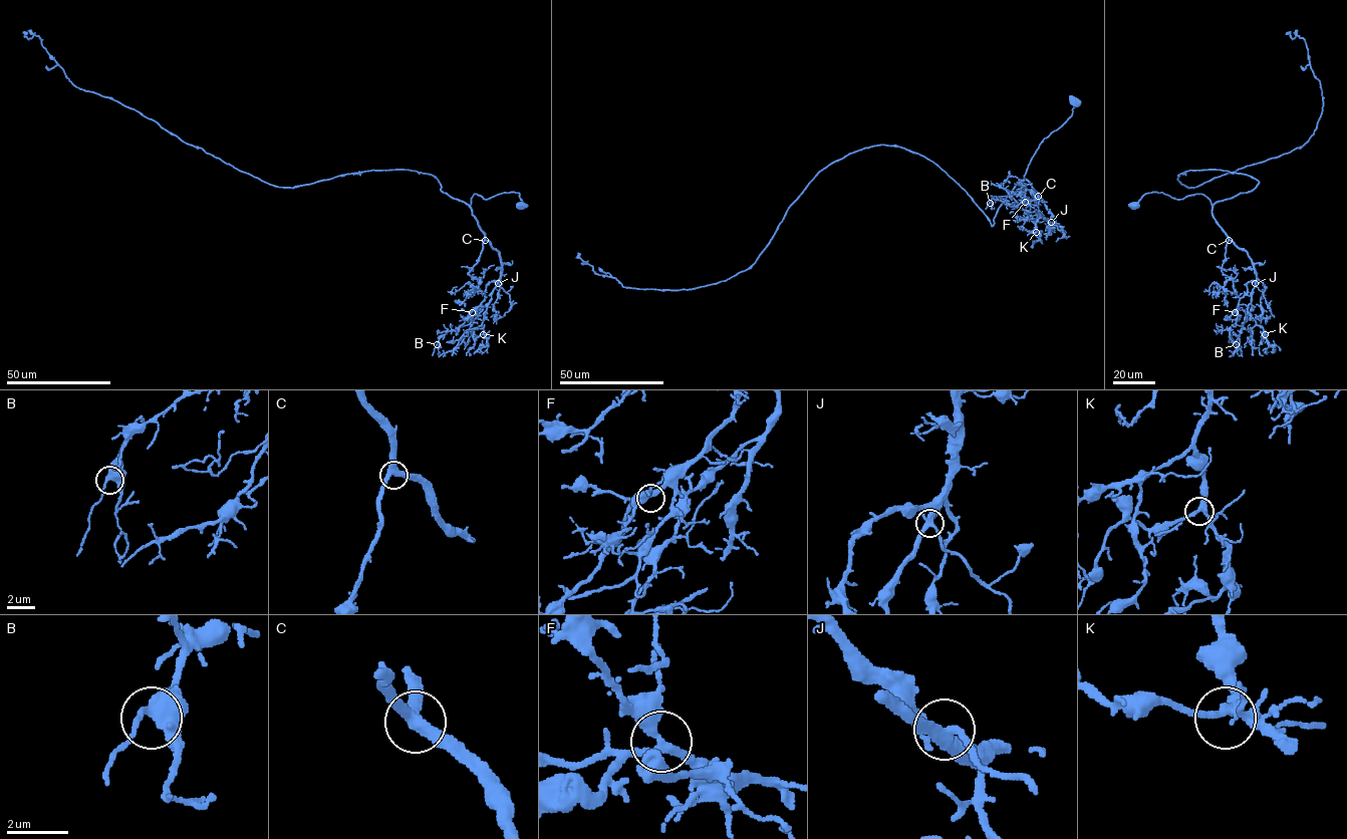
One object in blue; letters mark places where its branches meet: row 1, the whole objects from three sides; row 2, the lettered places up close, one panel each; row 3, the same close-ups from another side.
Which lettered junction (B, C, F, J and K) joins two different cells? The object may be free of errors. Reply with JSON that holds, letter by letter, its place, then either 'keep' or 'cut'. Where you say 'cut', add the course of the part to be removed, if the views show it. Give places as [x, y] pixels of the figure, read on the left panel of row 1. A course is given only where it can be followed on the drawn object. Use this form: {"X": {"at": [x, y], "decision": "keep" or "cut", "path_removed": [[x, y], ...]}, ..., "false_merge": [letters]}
{"B": {"at": [437, 344], "decision": "keep"}, "C": {"at": [485, 240], "decision": "keep"}, "F": {"at": [472, 312], "decision": "keep"}, "J": {"at": [498, 283], "decision": "keep"}, "K": {"at": [483, 334], "decision": "keep"}, "false_merge": []}

